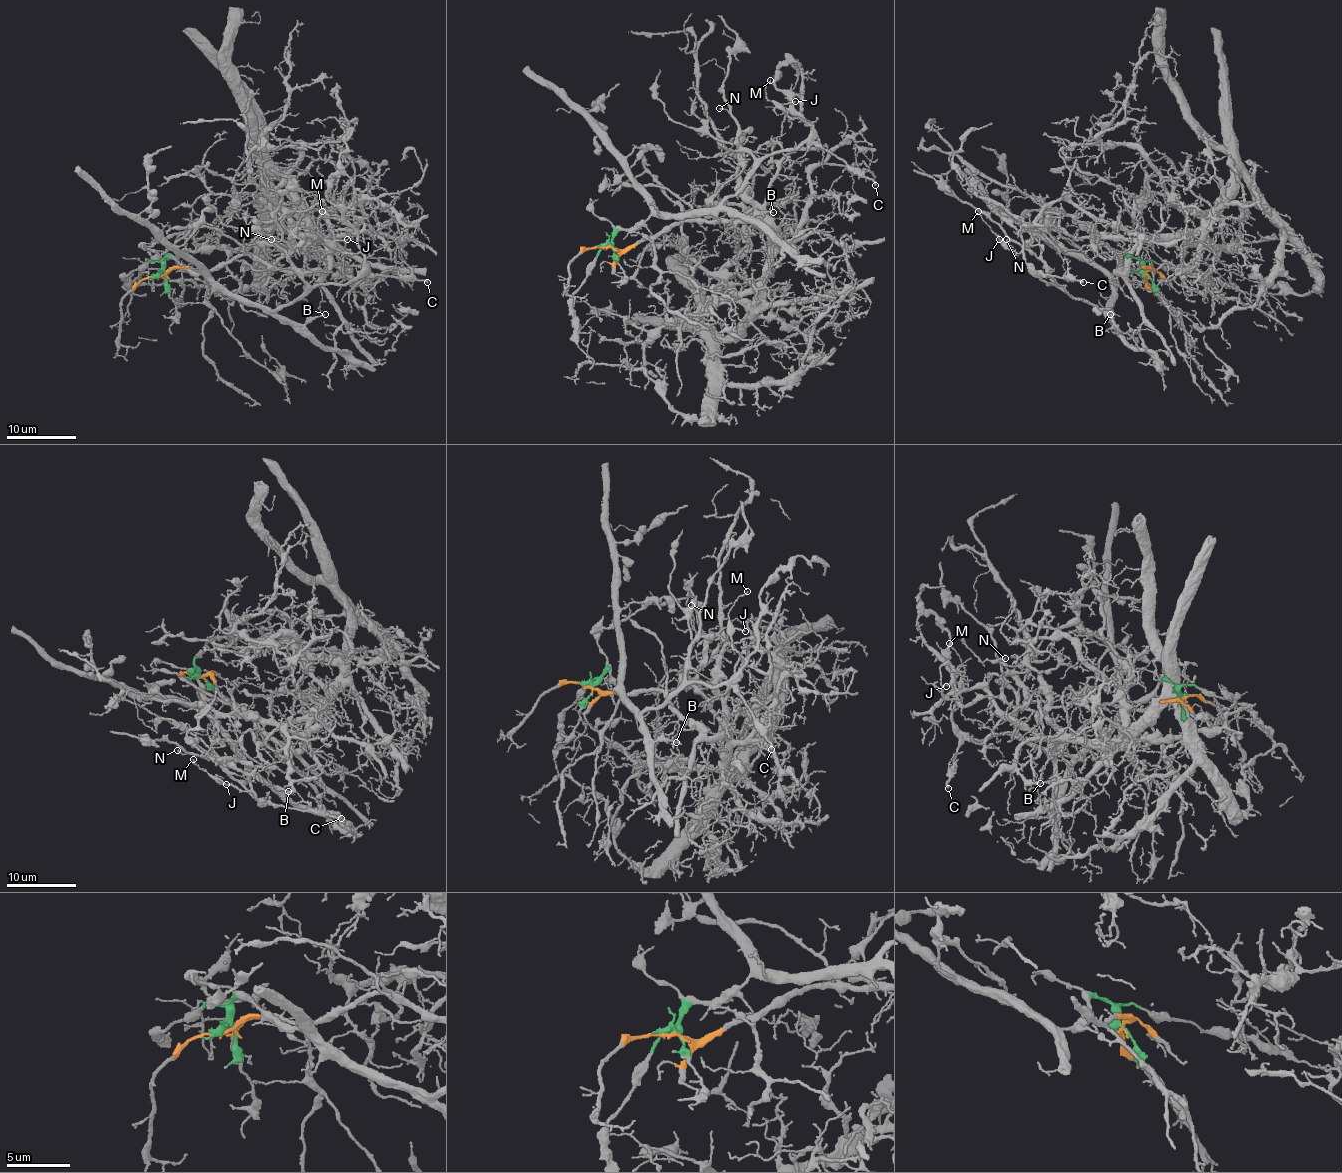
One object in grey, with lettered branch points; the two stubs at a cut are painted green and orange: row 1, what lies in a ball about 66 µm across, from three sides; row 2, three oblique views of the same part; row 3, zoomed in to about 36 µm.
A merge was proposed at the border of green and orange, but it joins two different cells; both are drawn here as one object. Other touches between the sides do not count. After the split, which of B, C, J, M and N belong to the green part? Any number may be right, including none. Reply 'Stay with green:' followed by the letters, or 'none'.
Stay with green: B, C, J, M, N

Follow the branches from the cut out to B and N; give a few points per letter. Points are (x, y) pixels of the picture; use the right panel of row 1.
B: (1143, 276), (1140, 262), (1129, 256), (1128, 263), (1114, 276), (1114, 300), (1108, 307), (1114, 324), (1110, 314)
N: (1143, 276), (1140, 262), (1129, 256), (1114, 276), (1107, 307), (1098, 310), (1070, 297), (1041, 260), (1006, 239)

